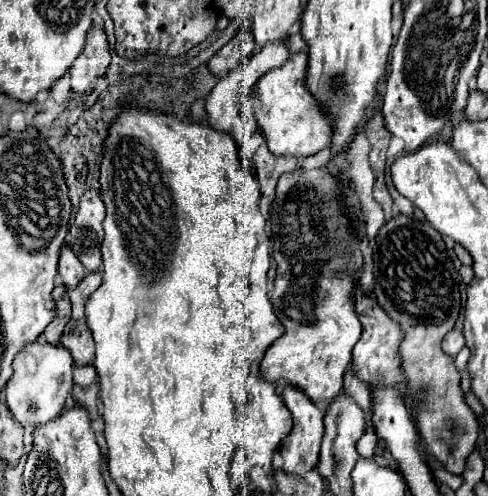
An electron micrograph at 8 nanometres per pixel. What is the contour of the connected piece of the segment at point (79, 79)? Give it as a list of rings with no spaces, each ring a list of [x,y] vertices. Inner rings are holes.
[[[91,28],[87,34],[85,52],[81,52],[81,56],[73,62],[73,68],[69,70],[71,90],[75,94],[93,92],[97,80],[105,76],[109,62],[111,62],[111,54],[105,32],[101,28]]]

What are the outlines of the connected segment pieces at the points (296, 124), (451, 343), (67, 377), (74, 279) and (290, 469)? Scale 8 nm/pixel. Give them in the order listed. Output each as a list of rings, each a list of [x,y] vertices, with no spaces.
[[[297,52],[291,54],[281,68],[267,72],[255,86],[253,114],[267,148],[275,156],[311,156],[331,144],[331,120],[321,112],[317,100],[309,94],[305,86],[305,74],[307,52]]]
[[[451,330],[451,332],[445,336],[445,340],[443,340],[441,346],[445,348],[445,352],[447,352],[449,356],[457,356],[459,350],[465,346],[463,332],[459,332],[459,330]]]
[[[33,342],[23,348],[21,354],[17,354],[17,360],[13,362],[13,376],[7,382],[5,388],[5,402],[13,418],[25,428],[33,430],[35,426],[47,424],[61,416],[61,410],[65,408],[69,394],[73,390],[71,370],[73,370],[73,358],[63,346]]]
[[[69,246],[61,248],[57,272],[59,272],[63,284],[67,286],[67,290],[73,290],[81,282],[81,278],[87,276],[85,266],[77,260],[77,256],[73,256],[73,252],[69,252]]]
[[[285,388],[283,390],[283,402],[293,414],[293,430],[285,438],[281,456],[283,456],[283,472],[295,474],[295,476],[305,476],[311,468],[317,466],[319,462],[319,446],[323,438],[323,410],[319,410],[305,392],[297,392],[297,388]]]

